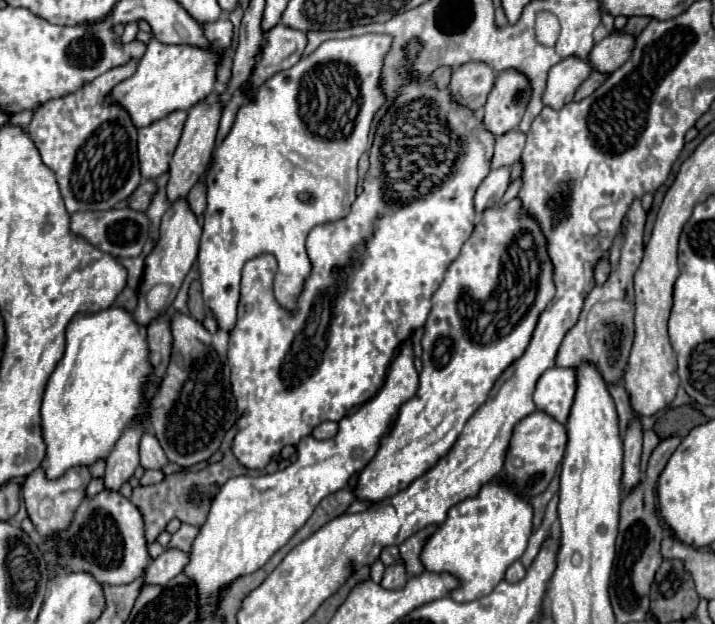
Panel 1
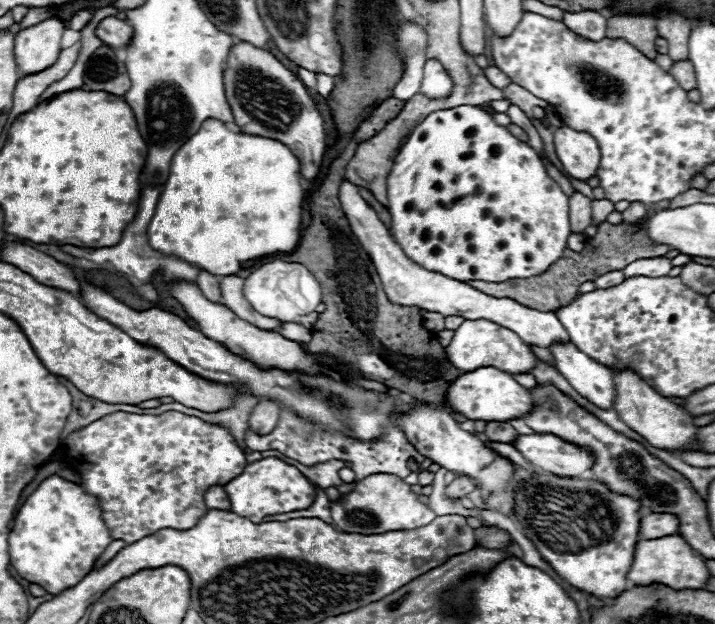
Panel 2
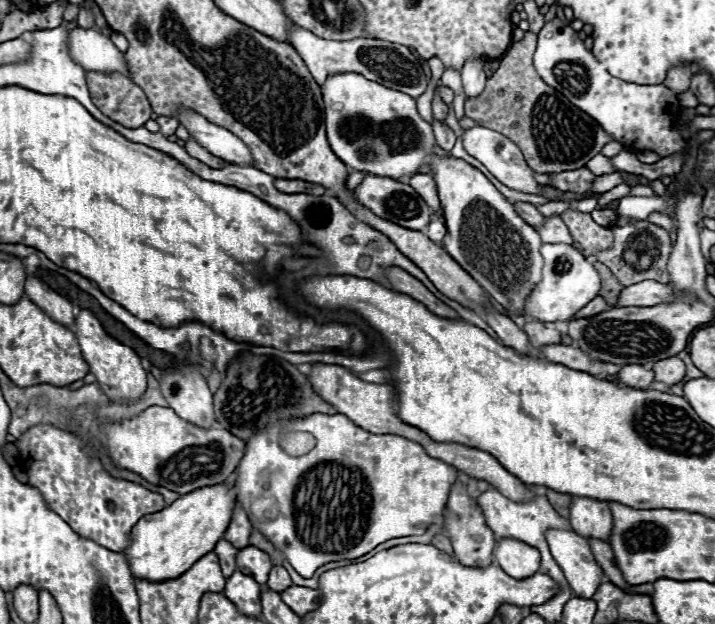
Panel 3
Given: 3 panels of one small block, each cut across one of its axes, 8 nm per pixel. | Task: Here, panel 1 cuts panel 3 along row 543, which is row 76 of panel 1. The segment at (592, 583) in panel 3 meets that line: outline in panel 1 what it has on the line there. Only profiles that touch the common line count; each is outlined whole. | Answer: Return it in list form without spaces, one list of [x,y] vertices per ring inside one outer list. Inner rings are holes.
[[[562,60],[548,72],[546,90],[542,94],[542,102],[548,108],[560,110],[564,104],[572,102],[576,88],[590,76],[592,68],[586,60]]]

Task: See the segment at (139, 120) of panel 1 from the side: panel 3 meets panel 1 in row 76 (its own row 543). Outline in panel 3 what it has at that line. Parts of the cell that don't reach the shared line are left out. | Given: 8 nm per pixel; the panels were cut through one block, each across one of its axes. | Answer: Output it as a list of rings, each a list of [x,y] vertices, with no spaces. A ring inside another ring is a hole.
[[[214,484],[184,494],[164,510],[144,516],[130,532],[130,546],[122,552],[134,580],[166,582],[184,574],[196,560],[212,552],[230,524],[234,492],[226,484]]]

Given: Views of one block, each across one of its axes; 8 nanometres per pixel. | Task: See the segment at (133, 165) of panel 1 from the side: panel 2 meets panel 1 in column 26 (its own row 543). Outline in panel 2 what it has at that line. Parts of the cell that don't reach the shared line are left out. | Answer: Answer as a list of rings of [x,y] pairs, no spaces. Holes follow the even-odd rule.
[[[176,410],[156,416],[128,412],[108,414],[68,434],[64,438],[64,454],[68,460],[72,460],[84,492],[98,498],[98,506],[102,510],[104,524],[110,528],[110,536],[114,540],[124,540],[126,544],[134,544],[144,536],[150,536],[158,528],[194,528],[204,512],[208,512],[204,502],[206,490],[210,486],[226,486],[232,478],[244,472],[248,464],[246,454],[226,428]]]

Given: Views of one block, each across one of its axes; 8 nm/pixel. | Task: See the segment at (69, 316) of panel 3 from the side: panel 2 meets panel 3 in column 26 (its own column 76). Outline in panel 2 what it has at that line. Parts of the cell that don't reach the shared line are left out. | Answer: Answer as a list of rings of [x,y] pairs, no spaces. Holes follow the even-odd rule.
[[[4,242],[2,260],[28,272],[32,278],[36,278],[44,286],[60,288],[80,298],[80,282],[76,280],[72,268],[54,260],[48,254],[42,254],[20,242]]]

